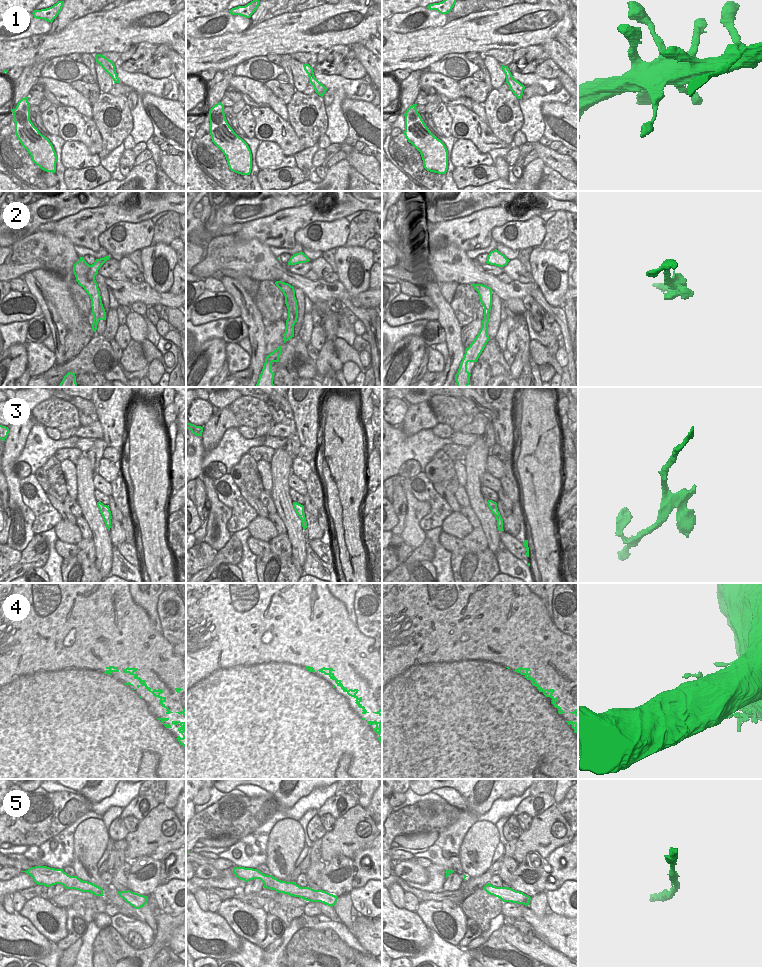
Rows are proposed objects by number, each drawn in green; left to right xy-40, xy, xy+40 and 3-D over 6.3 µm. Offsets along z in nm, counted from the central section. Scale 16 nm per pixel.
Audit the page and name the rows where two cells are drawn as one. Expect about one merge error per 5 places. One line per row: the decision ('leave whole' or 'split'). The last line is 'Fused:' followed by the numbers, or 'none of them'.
1: leave whole
2: split
3: leave whole
4: leave whole
5: leave whole
Fused: 2

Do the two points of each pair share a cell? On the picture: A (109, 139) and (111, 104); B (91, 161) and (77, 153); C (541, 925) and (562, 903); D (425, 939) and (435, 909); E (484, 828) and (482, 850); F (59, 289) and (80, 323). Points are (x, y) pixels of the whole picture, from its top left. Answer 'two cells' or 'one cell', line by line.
A: one cell
B: one cell
C: two cells
D: two cells
E: one cell
F: one cell

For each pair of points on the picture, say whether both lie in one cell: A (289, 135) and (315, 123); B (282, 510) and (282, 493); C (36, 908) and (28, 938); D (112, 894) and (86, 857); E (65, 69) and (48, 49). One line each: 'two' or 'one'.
A: two
B: one
C: two
D: one
E: two

